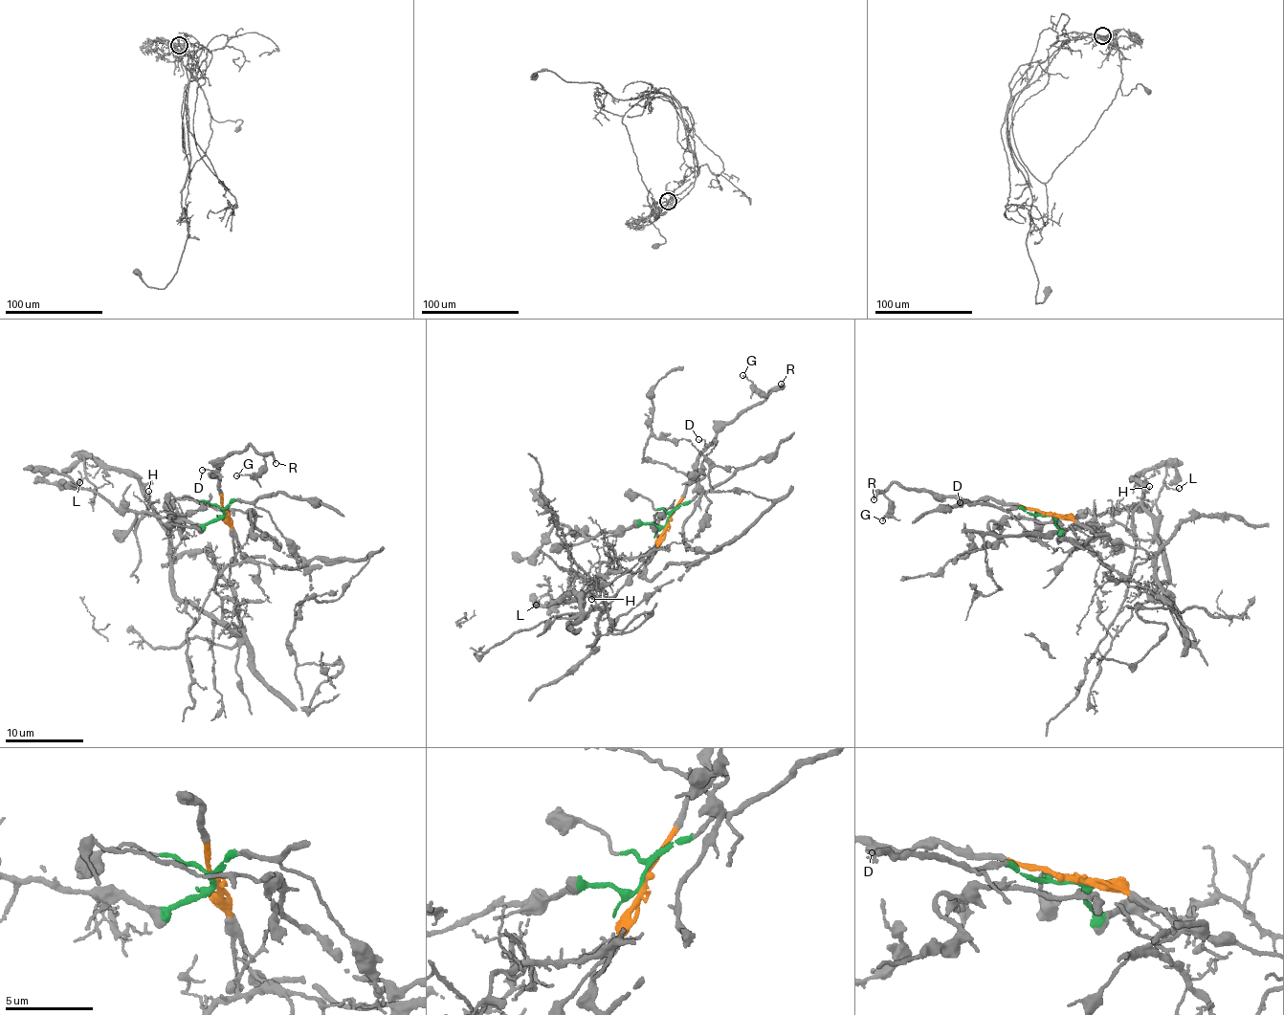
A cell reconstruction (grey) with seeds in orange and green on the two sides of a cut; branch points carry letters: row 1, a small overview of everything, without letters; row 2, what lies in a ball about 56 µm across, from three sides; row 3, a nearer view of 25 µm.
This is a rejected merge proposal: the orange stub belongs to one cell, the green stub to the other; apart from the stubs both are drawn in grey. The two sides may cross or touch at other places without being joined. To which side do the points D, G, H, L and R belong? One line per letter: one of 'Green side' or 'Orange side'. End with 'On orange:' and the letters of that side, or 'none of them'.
D: Orange side
G: Orange side
H: Green side
L: Green side
R: Orange side
On orange: D, G, R

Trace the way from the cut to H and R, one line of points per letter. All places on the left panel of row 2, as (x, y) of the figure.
H: (223, 513), (205, 524), (174, 521), (170, 532), (183, 529), (173, 551), (171, 533), (151, 507), (148, 491)
R: (223, 511), (218, 478), (211, 475), (224, 458), (248, 451), (251, 444), (269, 453), (275, 463)

